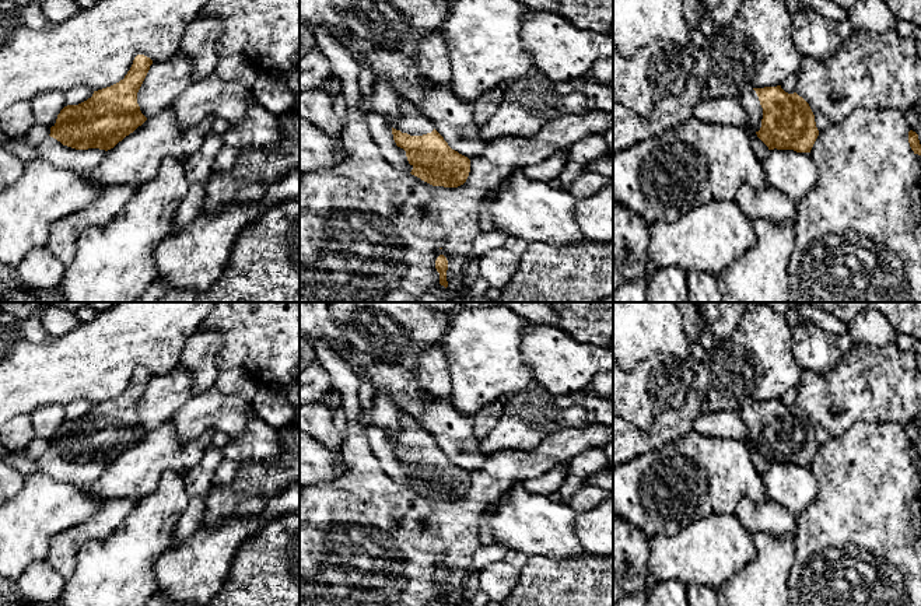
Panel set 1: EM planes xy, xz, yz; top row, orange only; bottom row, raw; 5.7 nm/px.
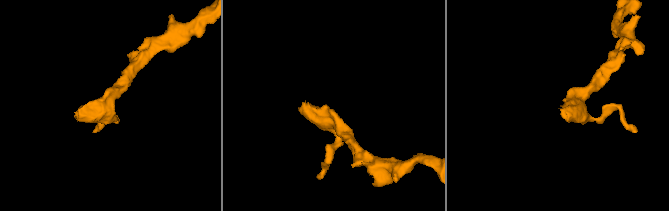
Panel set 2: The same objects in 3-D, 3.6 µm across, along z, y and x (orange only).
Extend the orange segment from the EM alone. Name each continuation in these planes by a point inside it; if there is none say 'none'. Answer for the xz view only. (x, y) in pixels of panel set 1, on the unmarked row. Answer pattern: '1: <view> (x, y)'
1: xz (412, 434)

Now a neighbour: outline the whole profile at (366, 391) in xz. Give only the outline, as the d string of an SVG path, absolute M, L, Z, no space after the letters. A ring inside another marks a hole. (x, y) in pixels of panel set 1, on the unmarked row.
M361 379L360 388L358 388L358 396L360 396L360 406L363 410L370 410L374 403L374 386L370 382L370 379Z

